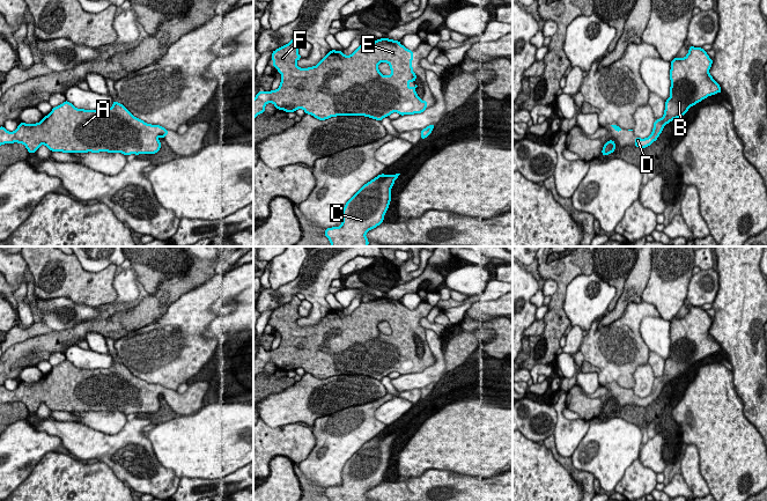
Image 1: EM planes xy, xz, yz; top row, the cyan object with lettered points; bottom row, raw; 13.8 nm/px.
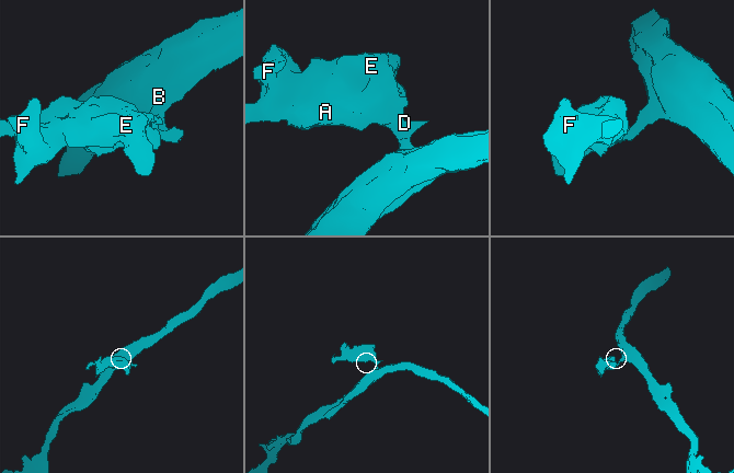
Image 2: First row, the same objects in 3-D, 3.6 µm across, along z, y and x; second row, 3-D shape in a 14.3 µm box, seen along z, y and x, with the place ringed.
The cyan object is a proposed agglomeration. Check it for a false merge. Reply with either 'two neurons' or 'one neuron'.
one neuron

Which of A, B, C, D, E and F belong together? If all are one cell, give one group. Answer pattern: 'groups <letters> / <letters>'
groups A B C D E F

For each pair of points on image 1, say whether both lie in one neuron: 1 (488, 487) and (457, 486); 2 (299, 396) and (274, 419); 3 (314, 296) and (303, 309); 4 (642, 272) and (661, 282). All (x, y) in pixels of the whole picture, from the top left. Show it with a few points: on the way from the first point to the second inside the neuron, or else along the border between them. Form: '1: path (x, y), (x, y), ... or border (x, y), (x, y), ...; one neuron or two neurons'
1: path (480, 487), (465, 487); one neuron
2: path (293, 402), (280, 413); one neuron
3: border (305, 299), (310, 303), (310, 311), (302, 317); two neurons
4: border (651, 258), (650, 275), (641, 300); two neurons

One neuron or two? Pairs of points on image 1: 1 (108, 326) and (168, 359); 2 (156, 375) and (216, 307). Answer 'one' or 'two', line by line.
1: two
2: two

